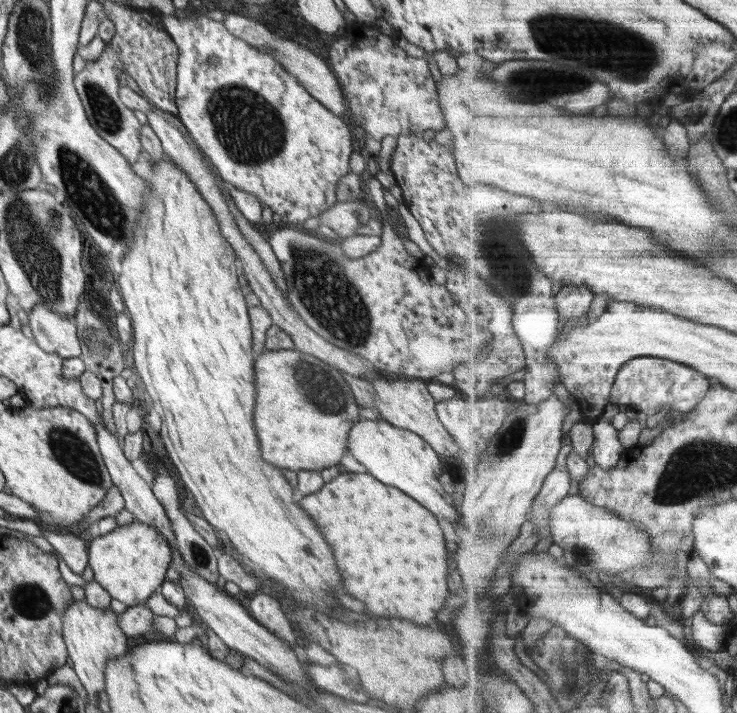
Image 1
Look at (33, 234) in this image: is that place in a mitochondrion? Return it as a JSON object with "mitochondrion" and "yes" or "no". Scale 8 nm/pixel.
{"mitochondrion":"yes"}

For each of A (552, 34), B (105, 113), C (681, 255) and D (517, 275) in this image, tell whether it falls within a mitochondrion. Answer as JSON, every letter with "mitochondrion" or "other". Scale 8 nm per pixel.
{"A":"mitochondrion","B":"mitochondrion","C":"other","D":"mitochondrion"}

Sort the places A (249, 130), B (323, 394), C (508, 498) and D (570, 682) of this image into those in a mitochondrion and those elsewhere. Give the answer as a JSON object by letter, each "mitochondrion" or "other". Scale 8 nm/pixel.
{"A":"mitochondrion","B":"mitochondrion","C":"other","D":"mitochondrion"}

